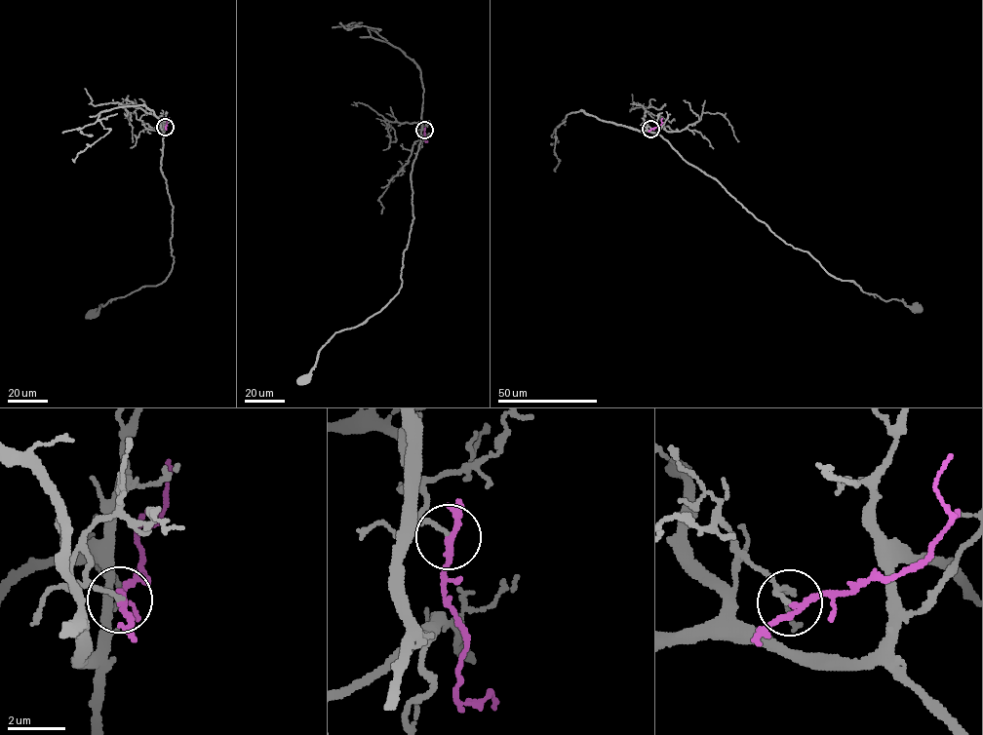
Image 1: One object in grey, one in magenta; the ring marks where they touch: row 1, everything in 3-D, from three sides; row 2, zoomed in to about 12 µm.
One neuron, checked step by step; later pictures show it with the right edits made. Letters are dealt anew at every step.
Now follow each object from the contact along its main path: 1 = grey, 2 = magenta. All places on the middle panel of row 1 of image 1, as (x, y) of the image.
1: (424, 131), (421, 126), (412, 173), (413, 219), (404, 252), (401, 288), (378, 312), (337, 331), (301, 379)
2: (424, 131), (427, 142)

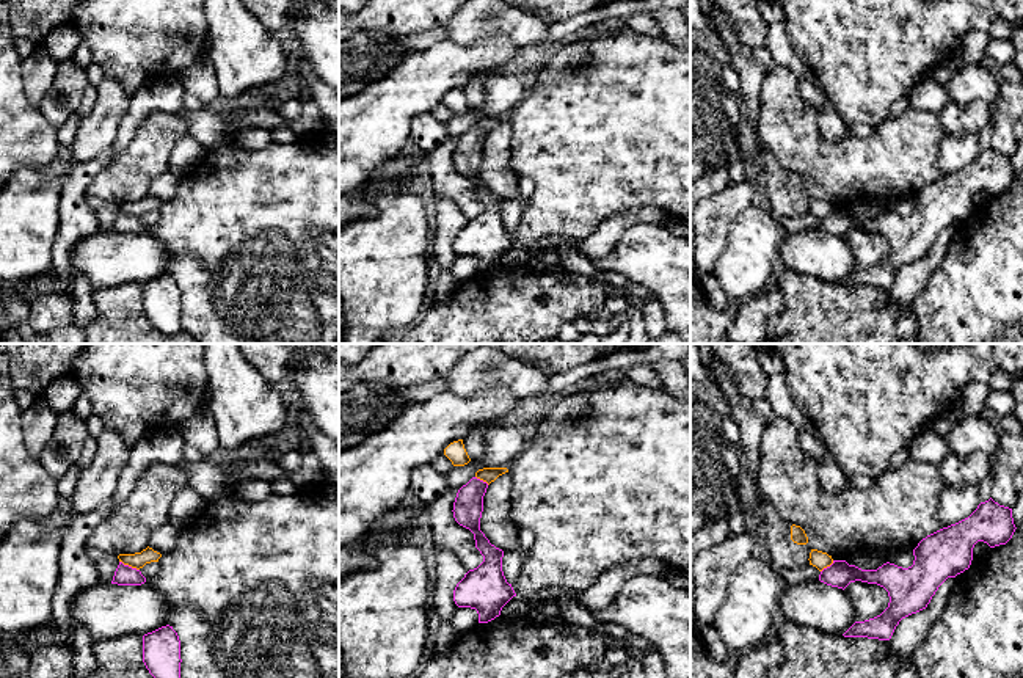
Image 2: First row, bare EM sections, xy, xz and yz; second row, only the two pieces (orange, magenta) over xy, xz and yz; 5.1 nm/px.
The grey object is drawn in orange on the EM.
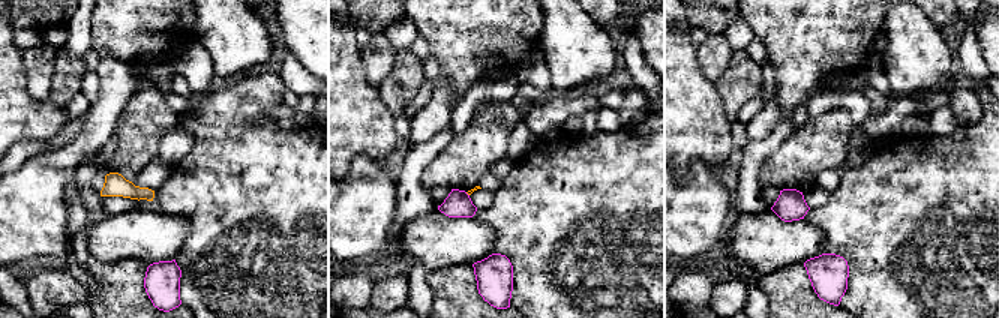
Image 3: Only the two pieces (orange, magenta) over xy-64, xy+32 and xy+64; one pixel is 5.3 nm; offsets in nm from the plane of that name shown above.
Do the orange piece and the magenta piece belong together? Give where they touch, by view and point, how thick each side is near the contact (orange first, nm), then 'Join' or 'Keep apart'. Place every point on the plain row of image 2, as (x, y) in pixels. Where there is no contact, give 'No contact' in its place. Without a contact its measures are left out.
Touches orange at xy (129, 214). Thickness 80 nm (orange) against 110 nm. Keep apart

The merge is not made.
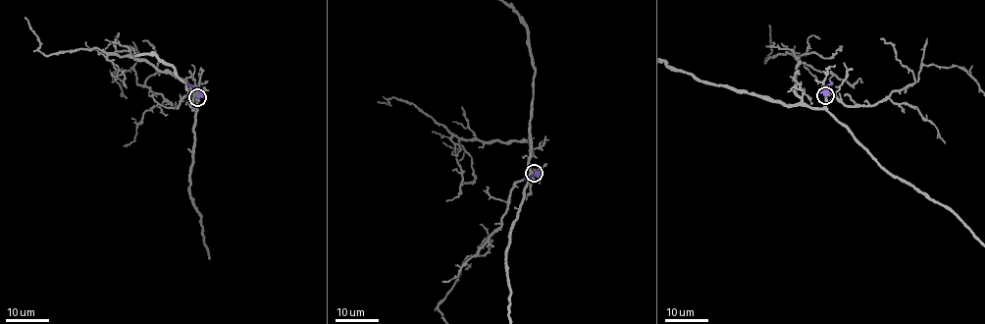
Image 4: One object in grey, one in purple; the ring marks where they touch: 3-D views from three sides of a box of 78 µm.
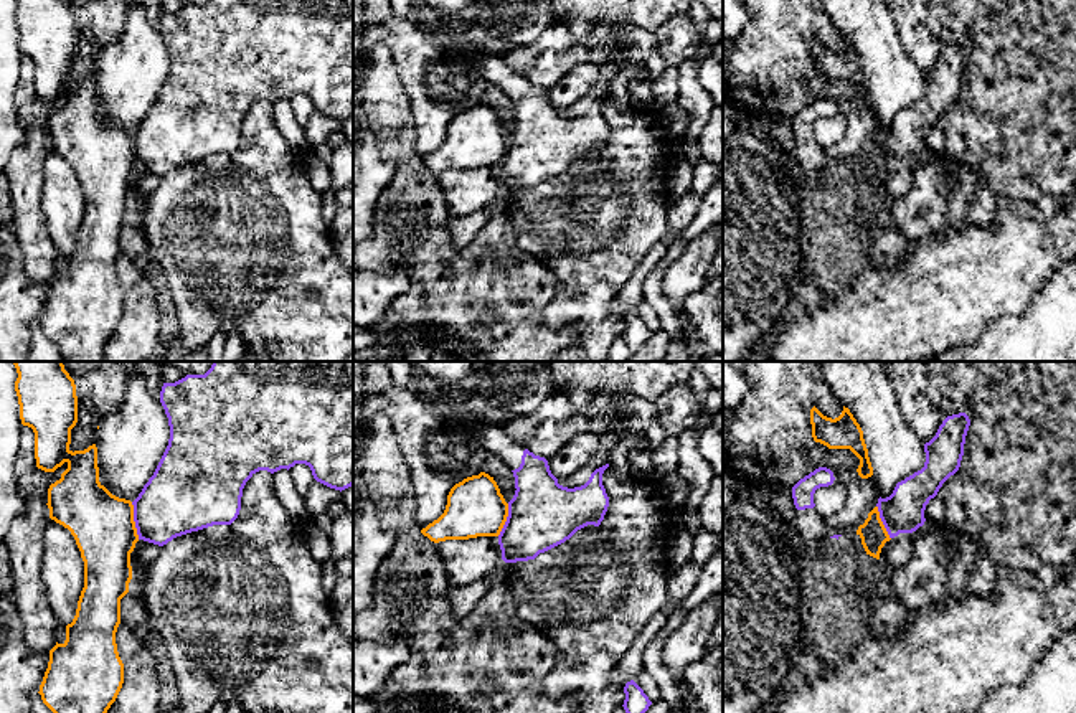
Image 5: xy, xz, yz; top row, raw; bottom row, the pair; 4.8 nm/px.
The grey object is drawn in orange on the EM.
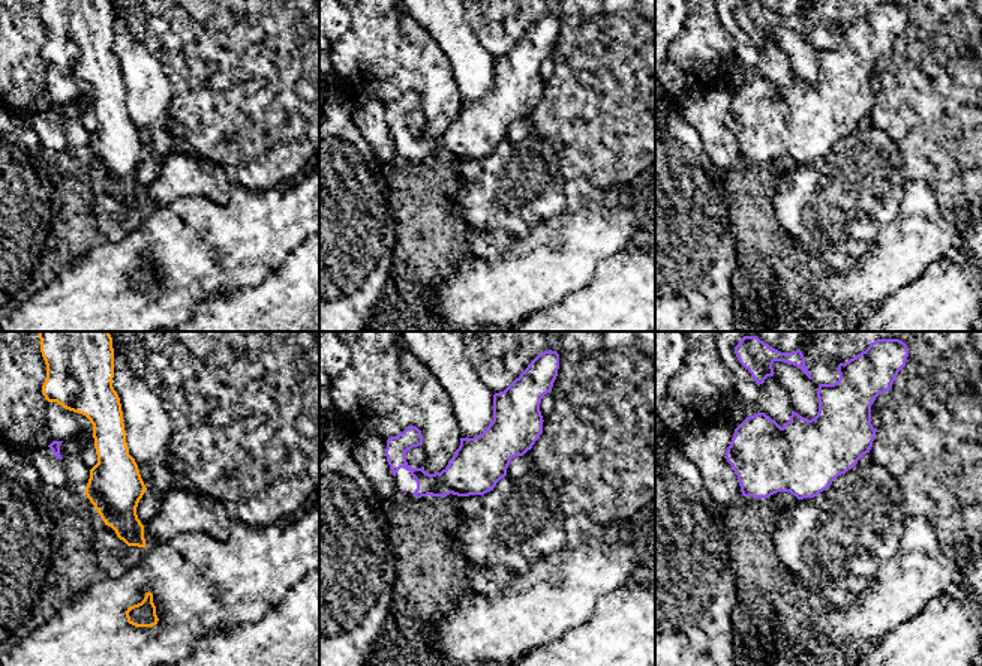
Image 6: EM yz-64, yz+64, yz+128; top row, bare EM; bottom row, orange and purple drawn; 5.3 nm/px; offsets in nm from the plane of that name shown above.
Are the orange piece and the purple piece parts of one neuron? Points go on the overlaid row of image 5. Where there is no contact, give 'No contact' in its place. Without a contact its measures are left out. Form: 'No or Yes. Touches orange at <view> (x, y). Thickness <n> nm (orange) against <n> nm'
No. Touches orange at xy (132, 520). Thickness 300 nm (orange) against 340 nm

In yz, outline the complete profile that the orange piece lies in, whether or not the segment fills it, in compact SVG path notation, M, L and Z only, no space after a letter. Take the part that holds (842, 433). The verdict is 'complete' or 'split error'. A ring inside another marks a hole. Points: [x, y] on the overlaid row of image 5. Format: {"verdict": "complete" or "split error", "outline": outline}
{"verdict": "complete", "outline": "M815 406L810 409L812 437L828 449L850 449L858 459L857 469L861 479L873 475L863 431L848 408L838 418L824 416Z"}

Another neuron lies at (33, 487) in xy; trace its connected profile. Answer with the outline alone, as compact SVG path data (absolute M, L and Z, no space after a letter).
M68 462L58 467L54 472L45 472L36 469L30 474L18 477L18 490L26 503L48 503L48 489L51 484L61 479L61 474L68 469Z

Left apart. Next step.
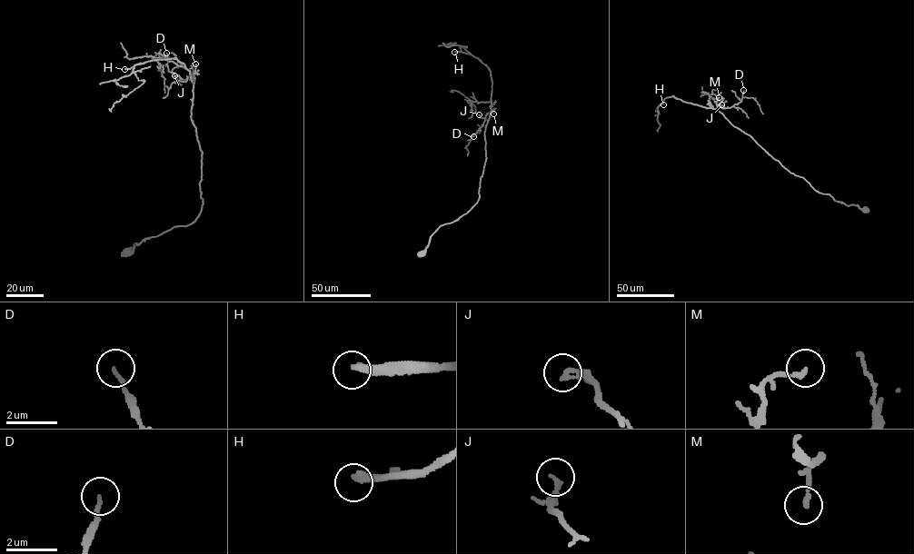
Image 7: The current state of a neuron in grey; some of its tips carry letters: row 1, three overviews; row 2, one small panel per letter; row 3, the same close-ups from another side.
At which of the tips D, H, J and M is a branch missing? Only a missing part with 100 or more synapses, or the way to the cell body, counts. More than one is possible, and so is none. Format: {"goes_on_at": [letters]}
{"goes_on_at": ["H"]}

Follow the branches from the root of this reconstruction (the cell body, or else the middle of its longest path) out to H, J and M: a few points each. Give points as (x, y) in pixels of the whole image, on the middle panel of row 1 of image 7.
H: (420, 253), (441, 226), (457, 220), (477, 202), (486, 158), (490, 69), (471, 55), (454, 52)
J: (420, 253), (439, 227), (457, 220), (479, 198), (486, 157), (485, 125), (491, 111), (484, 118), (479, 114)
M: (420, 253), (441, 226), (457, 220), (477, 202), (486, 157), (485, 125), (492, 110), (493, 113)

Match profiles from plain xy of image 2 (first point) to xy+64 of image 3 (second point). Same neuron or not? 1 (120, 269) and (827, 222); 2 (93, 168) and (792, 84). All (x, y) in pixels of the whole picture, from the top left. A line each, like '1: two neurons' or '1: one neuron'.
1: two neurons
2: one neuron

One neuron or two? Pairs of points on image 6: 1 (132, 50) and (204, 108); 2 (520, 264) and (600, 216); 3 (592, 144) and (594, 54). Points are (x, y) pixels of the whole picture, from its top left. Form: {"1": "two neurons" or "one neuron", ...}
{"1": "two neurons", "2": "one neuron", "3": "one neuron"}

